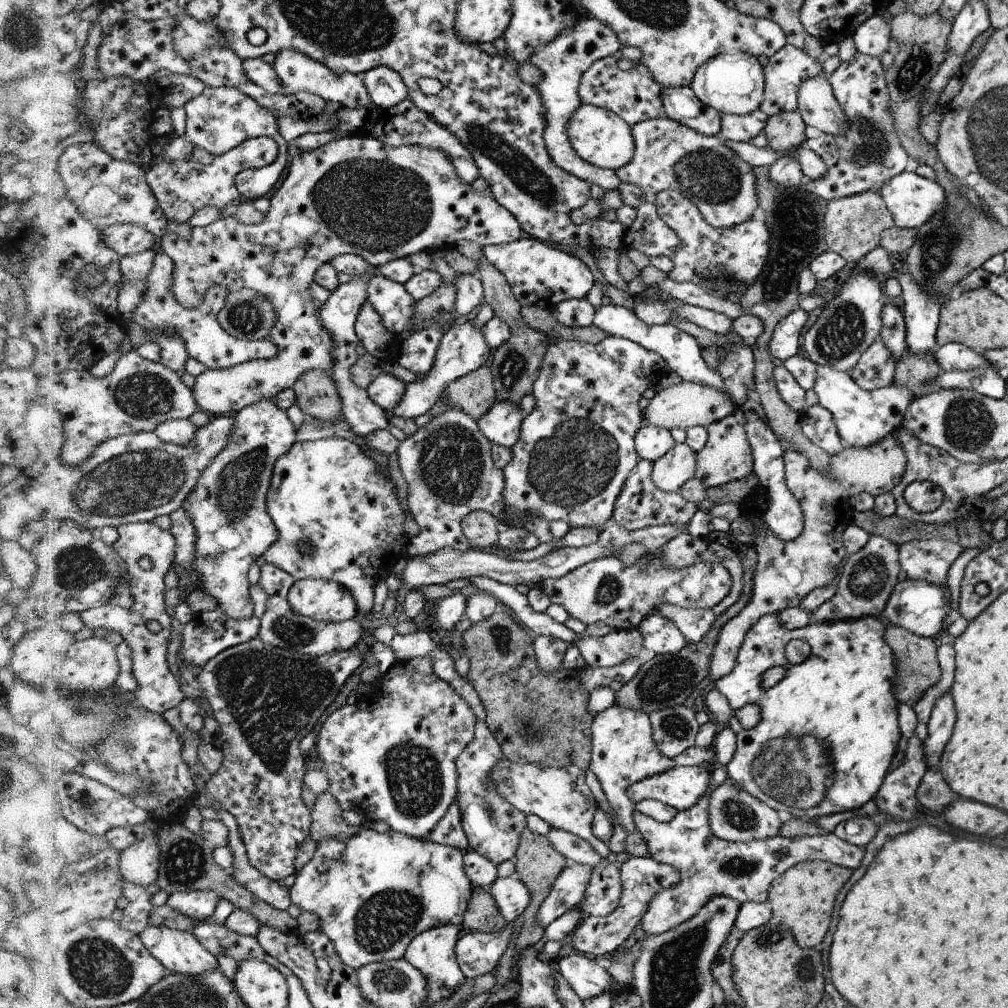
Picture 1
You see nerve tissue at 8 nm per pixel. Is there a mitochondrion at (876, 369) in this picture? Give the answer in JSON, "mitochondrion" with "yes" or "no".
{"mitochondrion":"yes"}

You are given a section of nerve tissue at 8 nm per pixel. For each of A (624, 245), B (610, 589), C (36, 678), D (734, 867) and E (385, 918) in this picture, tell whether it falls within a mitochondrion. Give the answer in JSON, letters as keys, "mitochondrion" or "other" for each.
{"A":"other","B":"mitochondrion","C":"other","D":"mitochondrion","E":"mitochondrion"}

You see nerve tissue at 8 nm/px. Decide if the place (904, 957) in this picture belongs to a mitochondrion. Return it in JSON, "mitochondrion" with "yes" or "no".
{"mitochondrion":"no"}

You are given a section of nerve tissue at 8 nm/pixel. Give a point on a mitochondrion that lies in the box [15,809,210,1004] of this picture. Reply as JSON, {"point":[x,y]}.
{"point":[98,967]}

